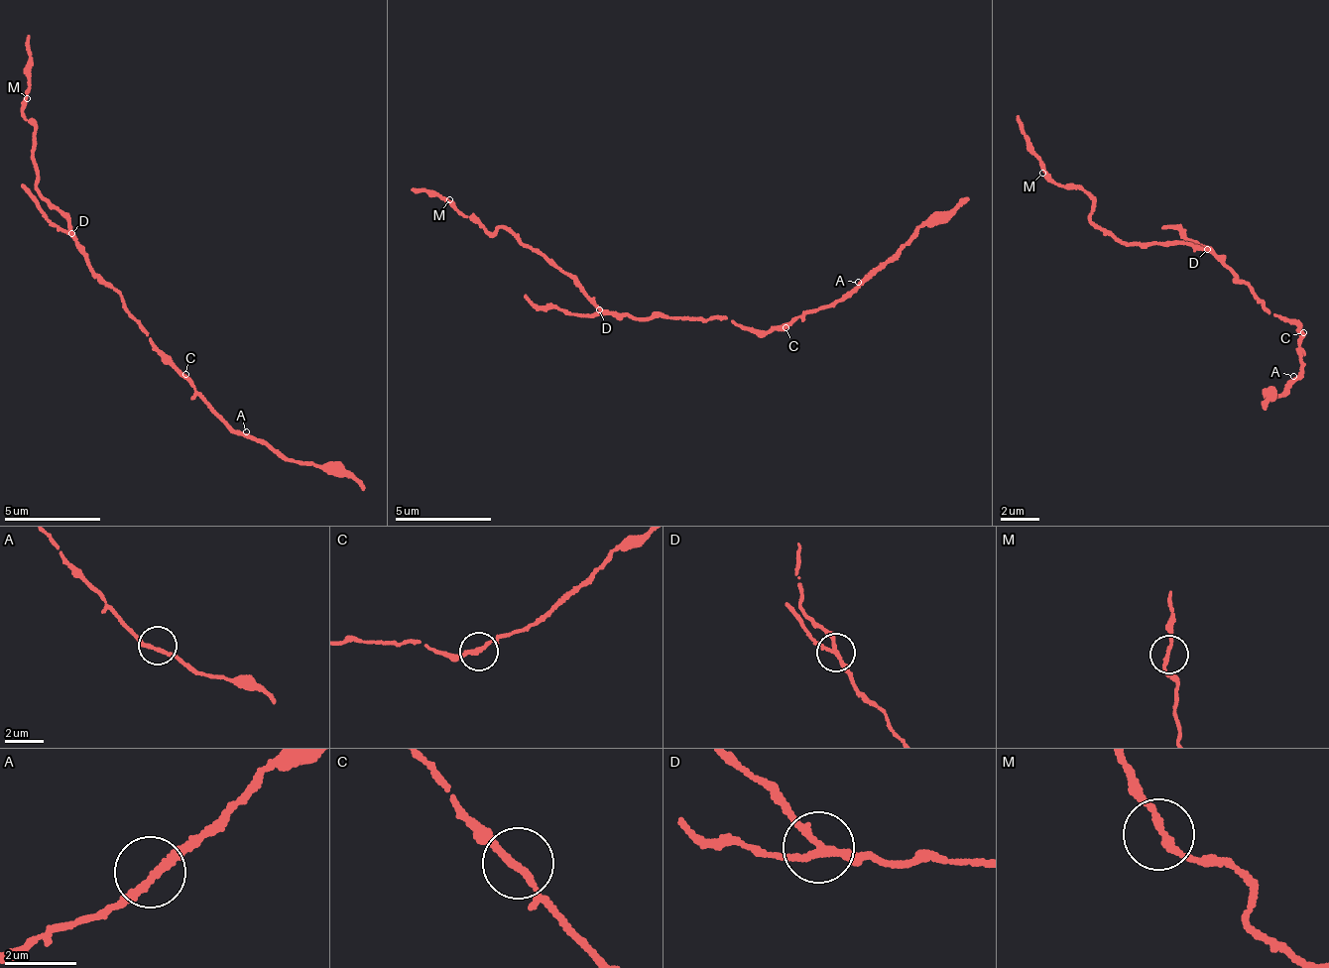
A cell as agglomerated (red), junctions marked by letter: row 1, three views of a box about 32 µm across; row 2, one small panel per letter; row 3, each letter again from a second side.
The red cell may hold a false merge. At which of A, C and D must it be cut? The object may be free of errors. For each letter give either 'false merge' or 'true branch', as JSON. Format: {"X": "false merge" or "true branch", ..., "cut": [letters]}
{"A": "true branch", "C": "true branch", "D": "false merge", "cut": ["D"]}

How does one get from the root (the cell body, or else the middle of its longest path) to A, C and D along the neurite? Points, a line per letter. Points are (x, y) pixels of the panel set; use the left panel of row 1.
A: (112, 289), (146, 326), (160, 352), (187, 378), (196, 398), (209, 406), (213, 416), (240, 432), (246, 431)
C: (112, 289), (146, 326), (150, 339), (154, 340), (160, 352), (169, 353), (185, 374)
D: (112, 289), (108, 289), (87, 262), (72, 232)

